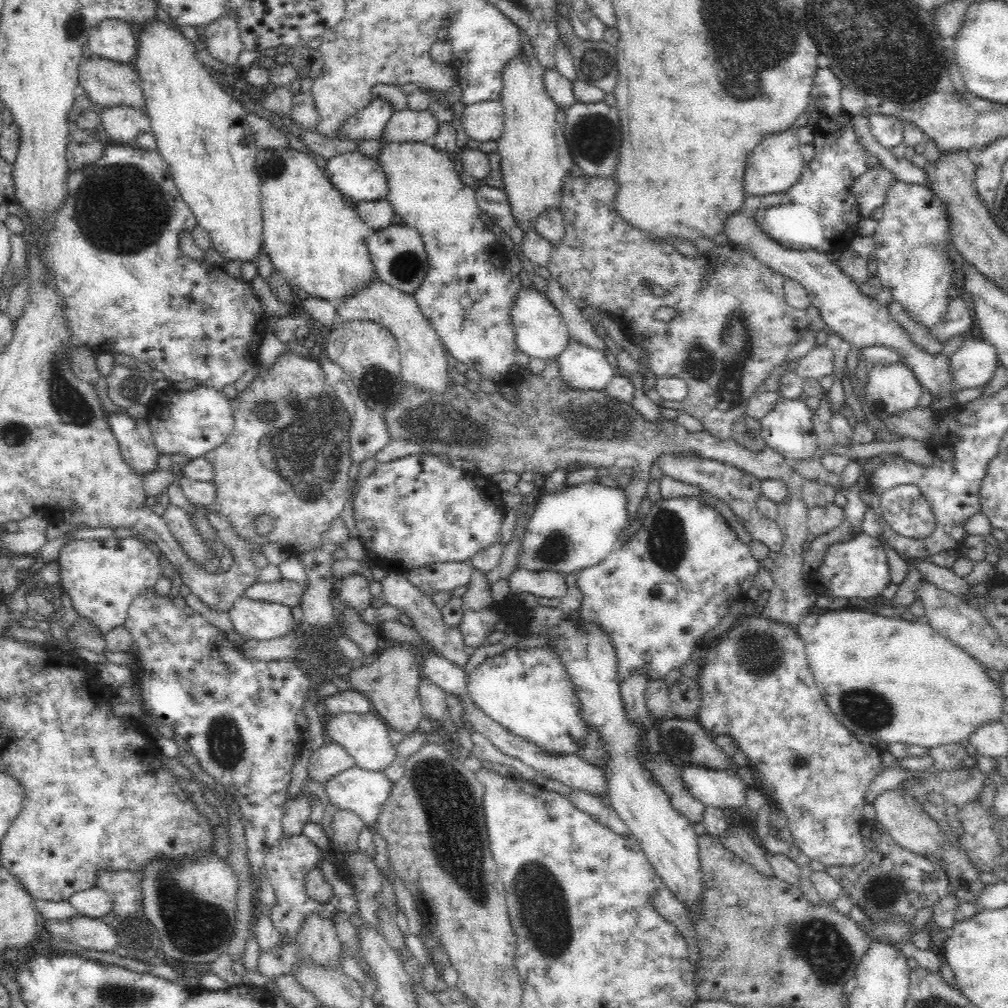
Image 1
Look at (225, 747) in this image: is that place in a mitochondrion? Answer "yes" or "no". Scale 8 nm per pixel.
yes

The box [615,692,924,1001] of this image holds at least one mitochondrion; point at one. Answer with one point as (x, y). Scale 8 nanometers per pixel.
(820, 942)

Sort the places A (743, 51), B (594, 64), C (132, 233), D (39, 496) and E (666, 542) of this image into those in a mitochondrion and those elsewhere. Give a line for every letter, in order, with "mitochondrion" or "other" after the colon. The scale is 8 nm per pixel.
A: mitochondrion
B: mitochondrion
C: mitochondrion
D: other
E: mitochondrion

